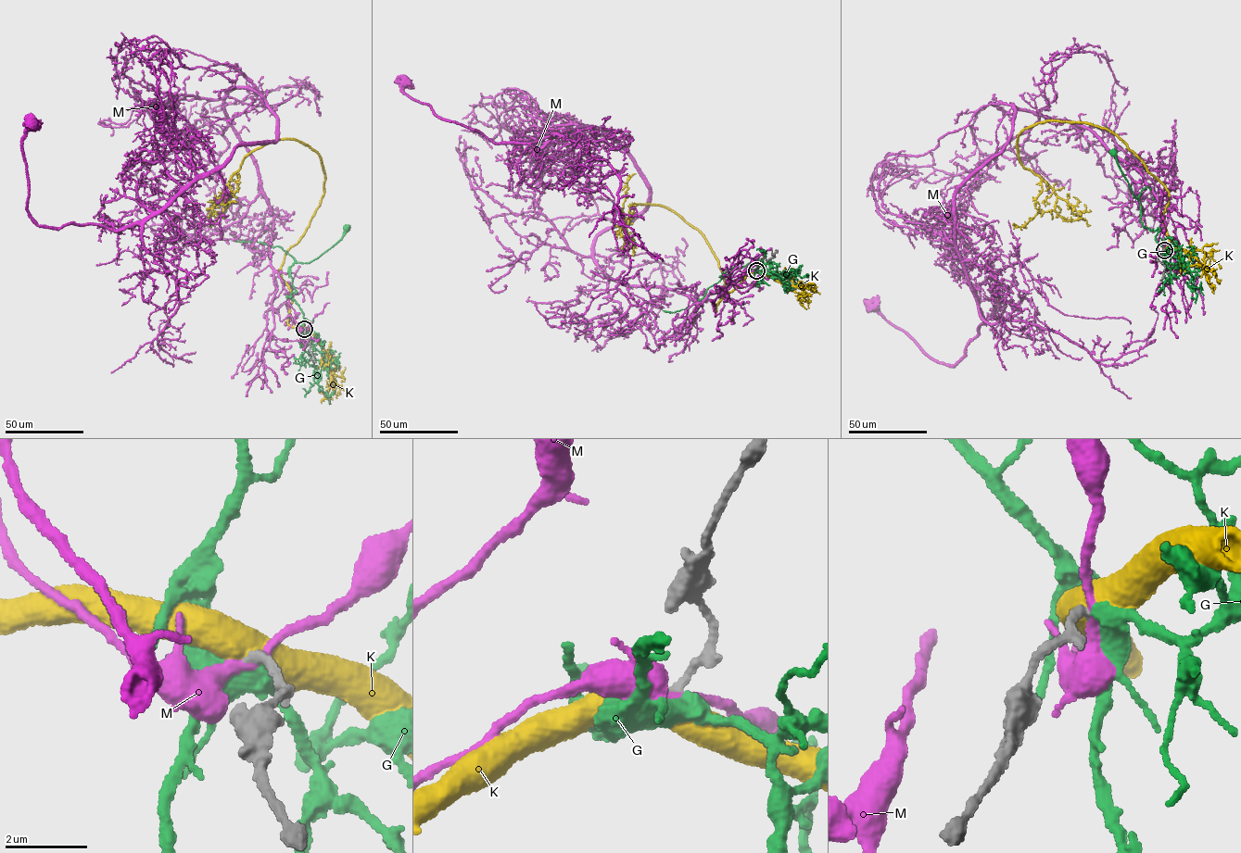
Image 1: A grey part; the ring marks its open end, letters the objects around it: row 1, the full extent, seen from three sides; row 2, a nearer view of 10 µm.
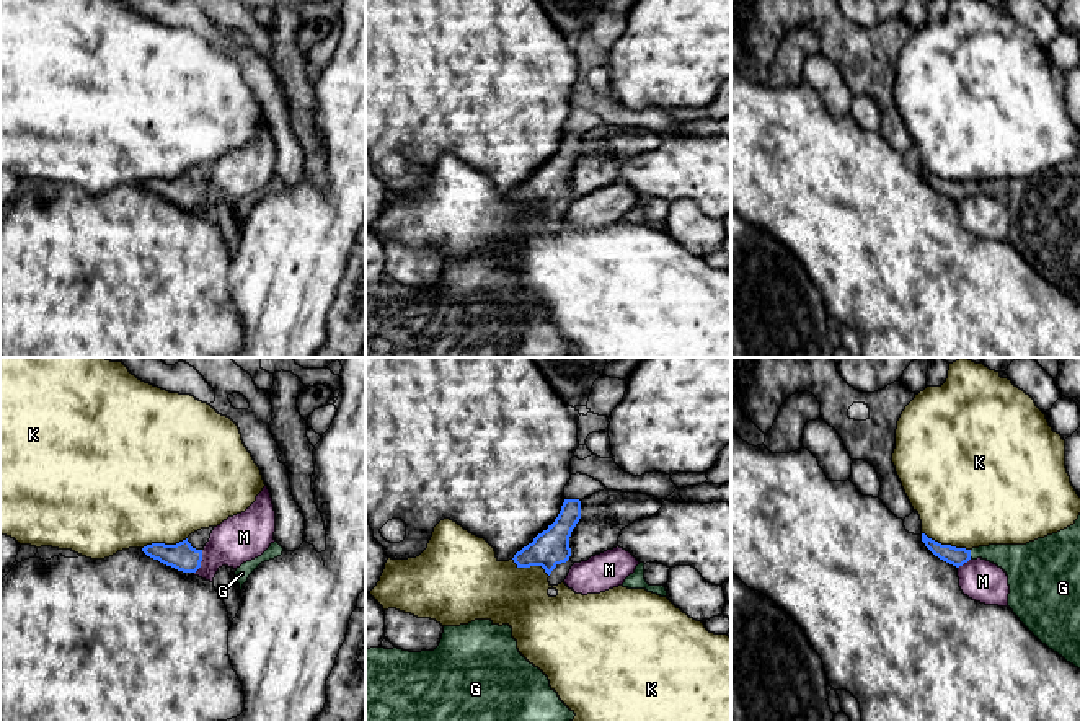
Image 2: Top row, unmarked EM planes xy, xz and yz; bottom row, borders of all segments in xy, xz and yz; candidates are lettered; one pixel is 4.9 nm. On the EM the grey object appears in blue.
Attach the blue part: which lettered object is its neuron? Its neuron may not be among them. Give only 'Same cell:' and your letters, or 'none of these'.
Same cell: G

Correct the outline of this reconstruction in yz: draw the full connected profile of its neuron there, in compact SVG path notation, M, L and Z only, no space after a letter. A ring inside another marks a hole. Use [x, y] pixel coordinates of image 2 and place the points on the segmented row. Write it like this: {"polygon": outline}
{"polygon": "M1080 515L1073 525L1026 545L989 545L972 550L941 545L922 533L925 546L959 568L971 558L987 560L1008 576L1008 607L1049 649L1080 669Z"}

